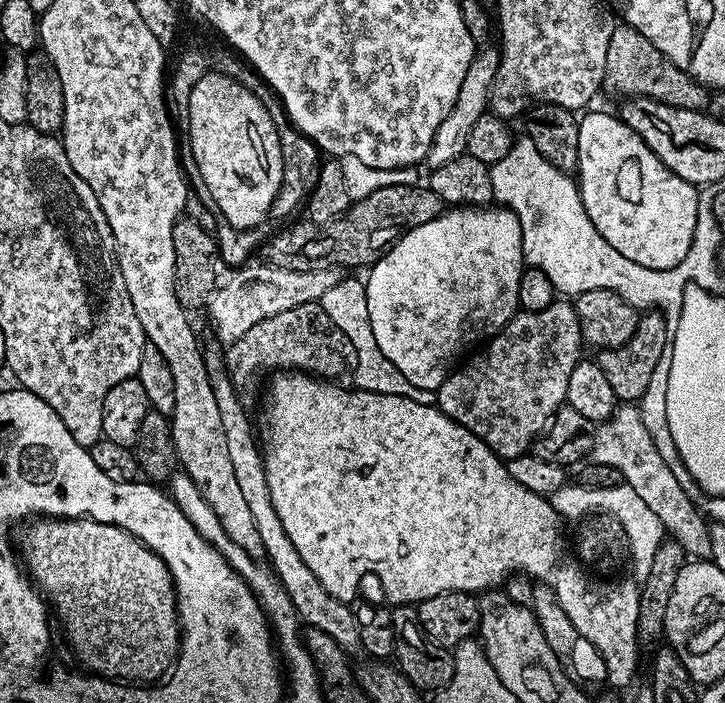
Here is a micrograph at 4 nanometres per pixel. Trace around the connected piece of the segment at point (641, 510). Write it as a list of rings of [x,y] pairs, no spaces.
[[[565,482],[548,496],[550,506],[554,506],[557,517],[568,518],[568,515],[572,515],[587,518],[597,513],[608,513],[616,518],[625,528],[630,564],[632,560],[632,568],[636,571],[635,579],[644,581],[646,574],[650,574],[650,565],[654,562],[654,554],[658,554],[658,546],[666,539],[662,522],[658,522],[658,517],[651,512],[650,506],[646,506],[646,502],[642,502],[642,498],[638,498],[632,487],[625,483],[613,488],[590,488],[579,482],[571,484]]]

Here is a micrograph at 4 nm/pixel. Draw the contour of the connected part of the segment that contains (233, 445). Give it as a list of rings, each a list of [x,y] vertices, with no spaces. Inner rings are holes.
[[[210,350],[205,351],[204,364],[208,368],[210,386],[214,390],[214,402],[218,402],[218,414],[222,417],[222,430],[226,430],[226,446],[230,449],[230,463],[234,465],[238,487],[244,495],[250,515],[254,517],[260,548],[268,555],[267,563],[279,578],[286,594],[290,594],[290,602],[294,602],[294,610],[307,627],[317,628],[330,634],[330,638],[334,638],[334,642],[338,642],[340,648],[359,649],[360,624],[356,621],[356,612],[348,609],[351,607],[345,601],[330,594],[330,590],[326,590],[326,586],[322,586],[322,582],[314,578],[314,570],[310,570],[310,566],[302,562],[302,554],[294,550],[294,542],[286,535],[286,530],[282,526],[282,518],[278,518],[278,510],[274,502],[270,502],[270,486],[266,486],[266,463],[262,448],[254,435],[254,424],[252,428],[247,414],[244,413],[244,404],[240,401],[241,393],[232,385],[232,380],[228,376],[223,355],[219,351],[217,353],[210,352]]]

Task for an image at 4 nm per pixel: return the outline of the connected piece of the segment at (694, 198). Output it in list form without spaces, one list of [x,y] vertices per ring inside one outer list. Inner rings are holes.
[[[588,110],[578,120],[578,162],[575,175],[578,177],[578,187],[582,206],[594,222],[594,230],[622,254],[622,258],[630,258],[630,262],[638,262],[638,266],[646,266],[650,270],[670,270],[686,258],[690,250],[690,242],[694,238],[694,226],[698,222],[698,198],[700,193],[697,185],[678,178],[664,165],[626,126],[620,121],[619,115],[608,112],[592,112]]]

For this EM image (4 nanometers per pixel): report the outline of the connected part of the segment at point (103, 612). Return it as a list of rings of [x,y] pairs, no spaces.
[[[36,518],[31,521],[32,524],[24,532],[20,544],[18,540],[18,552],[22,557],[23,567],[31,581],[37,589],[42,590],[43,595],[54,606],[54,610],[60,619],[60,627],[64,629],[64,639],[71,655],[77,661],[83,663],[84,667],[94,671],[109,680],[122,678],[123,675],[134,675],[137,678],[150,678],[153,674],[164,673],[166,666],[170,662],[177,662],[180,654],[180,615],[174,607],[174,595],[176,587],[172,581],[170,570],[166,562],[154,550],[147,548],[137,536],[124,531],[124,529],[113,524],[98,524],[87,518],[79,520],[69,520],[67,518]]]

